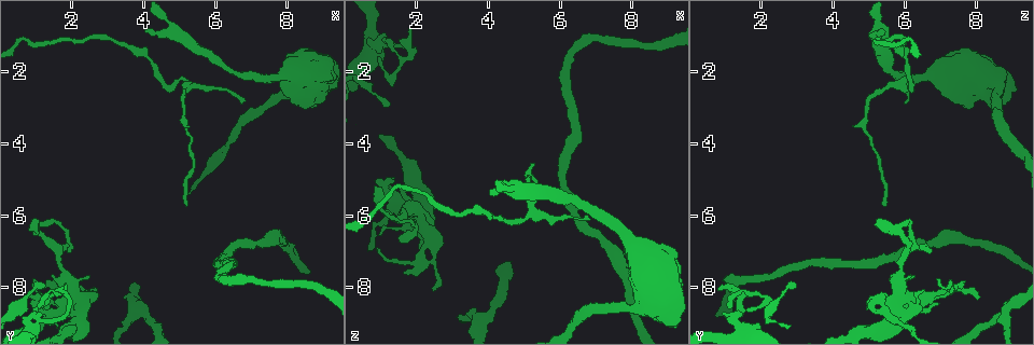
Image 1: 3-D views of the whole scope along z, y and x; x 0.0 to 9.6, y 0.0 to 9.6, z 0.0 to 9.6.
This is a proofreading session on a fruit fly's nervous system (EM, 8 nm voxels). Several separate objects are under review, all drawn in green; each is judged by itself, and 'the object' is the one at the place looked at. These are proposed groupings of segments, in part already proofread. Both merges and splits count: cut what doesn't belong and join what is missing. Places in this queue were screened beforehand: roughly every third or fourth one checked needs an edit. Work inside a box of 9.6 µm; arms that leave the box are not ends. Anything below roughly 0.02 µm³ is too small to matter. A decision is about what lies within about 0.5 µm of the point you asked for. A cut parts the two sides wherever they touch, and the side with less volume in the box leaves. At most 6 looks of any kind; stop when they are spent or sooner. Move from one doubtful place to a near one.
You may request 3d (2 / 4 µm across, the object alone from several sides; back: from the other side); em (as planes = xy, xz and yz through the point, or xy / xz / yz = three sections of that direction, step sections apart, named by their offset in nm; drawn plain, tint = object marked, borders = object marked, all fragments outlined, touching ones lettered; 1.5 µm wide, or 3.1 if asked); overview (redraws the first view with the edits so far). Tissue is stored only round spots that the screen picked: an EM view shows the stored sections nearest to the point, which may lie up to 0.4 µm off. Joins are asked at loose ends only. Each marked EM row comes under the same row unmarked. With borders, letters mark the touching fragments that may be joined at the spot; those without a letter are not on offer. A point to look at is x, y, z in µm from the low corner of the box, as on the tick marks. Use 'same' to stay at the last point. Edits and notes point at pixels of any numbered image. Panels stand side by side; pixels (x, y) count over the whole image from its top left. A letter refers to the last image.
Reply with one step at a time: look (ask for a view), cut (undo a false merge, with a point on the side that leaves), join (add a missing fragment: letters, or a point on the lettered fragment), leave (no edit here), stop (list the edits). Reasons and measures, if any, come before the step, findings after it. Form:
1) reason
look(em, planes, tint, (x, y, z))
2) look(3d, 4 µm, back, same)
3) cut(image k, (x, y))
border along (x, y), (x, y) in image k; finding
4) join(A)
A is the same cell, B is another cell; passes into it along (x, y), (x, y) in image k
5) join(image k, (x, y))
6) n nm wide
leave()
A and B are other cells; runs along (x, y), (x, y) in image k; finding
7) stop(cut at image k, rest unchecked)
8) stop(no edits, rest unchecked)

free end
look(em, planes, borders, (1.55, 7.05, 6.70))

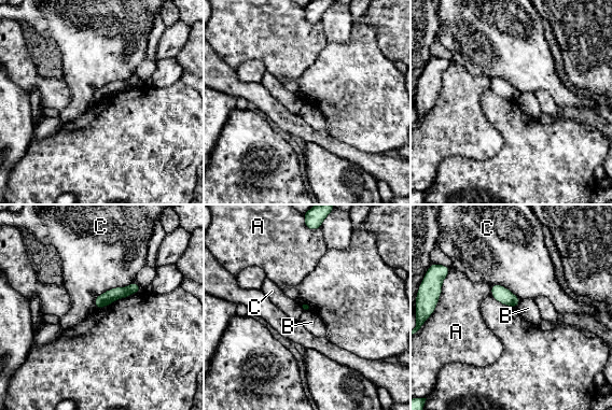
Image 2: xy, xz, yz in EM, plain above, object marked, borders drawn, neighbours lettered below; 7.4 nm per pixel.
leave()
A, B and C are other cells; runs along (137, 288), (116, 293), (97, 304) in image 2; no lettered fragment goes on from it

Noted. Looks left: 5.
sudden change in width
look(em, planes, tint, (1.10, 8.90, 1.35))

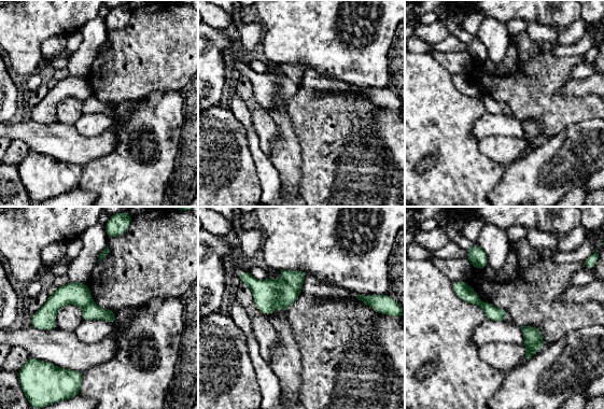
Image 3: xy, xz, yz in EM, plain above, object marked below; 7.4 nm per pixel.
what lies round it
look(em, planes, borders, same)

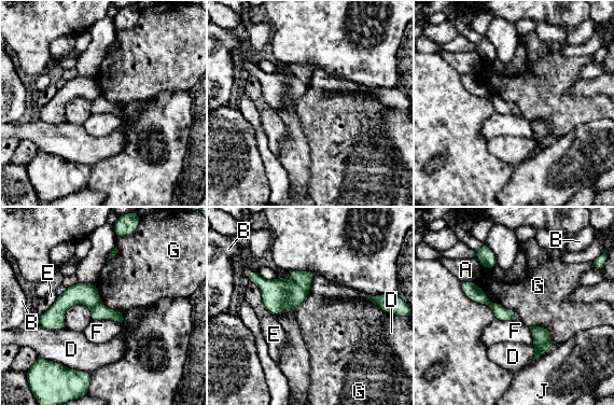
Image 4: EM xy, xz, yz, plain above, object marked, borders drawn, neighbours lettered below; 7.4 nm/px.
leave()
A, B, D, E, F, G and J are other cells; runs along (42, 318), (89, 298), (122, 321) in image 4; continuous, no second neuron

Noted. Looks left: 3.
free end
look(3d, 2 µm, (4.05, 0.85, 5.25))

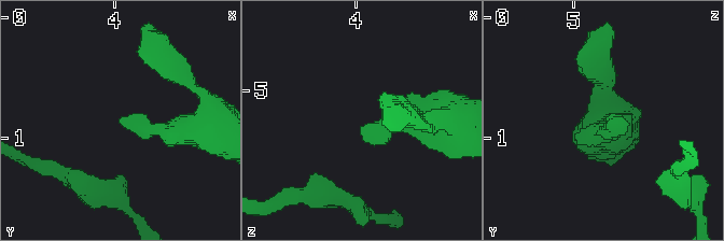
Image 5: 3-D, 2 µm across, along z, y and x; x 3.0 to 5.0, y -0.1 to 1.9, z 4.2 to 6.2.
shape alone is not enough
look(em, xy, step 4, borders, (4.04, 0.82, 5.30))

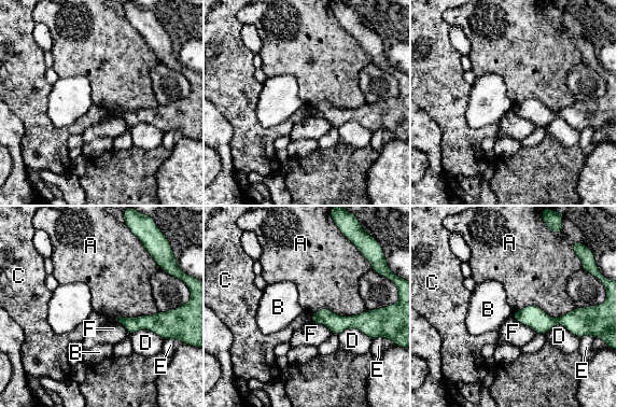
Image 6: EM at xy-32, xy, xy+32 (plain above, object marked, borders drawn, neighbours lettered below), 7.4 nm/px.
leave()
A, B, C, D, E and F are other cells; border along (576, 308), (514, 311) in image 6; none of them fits

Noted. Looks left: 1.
stop(no edits, rest unchecked)

